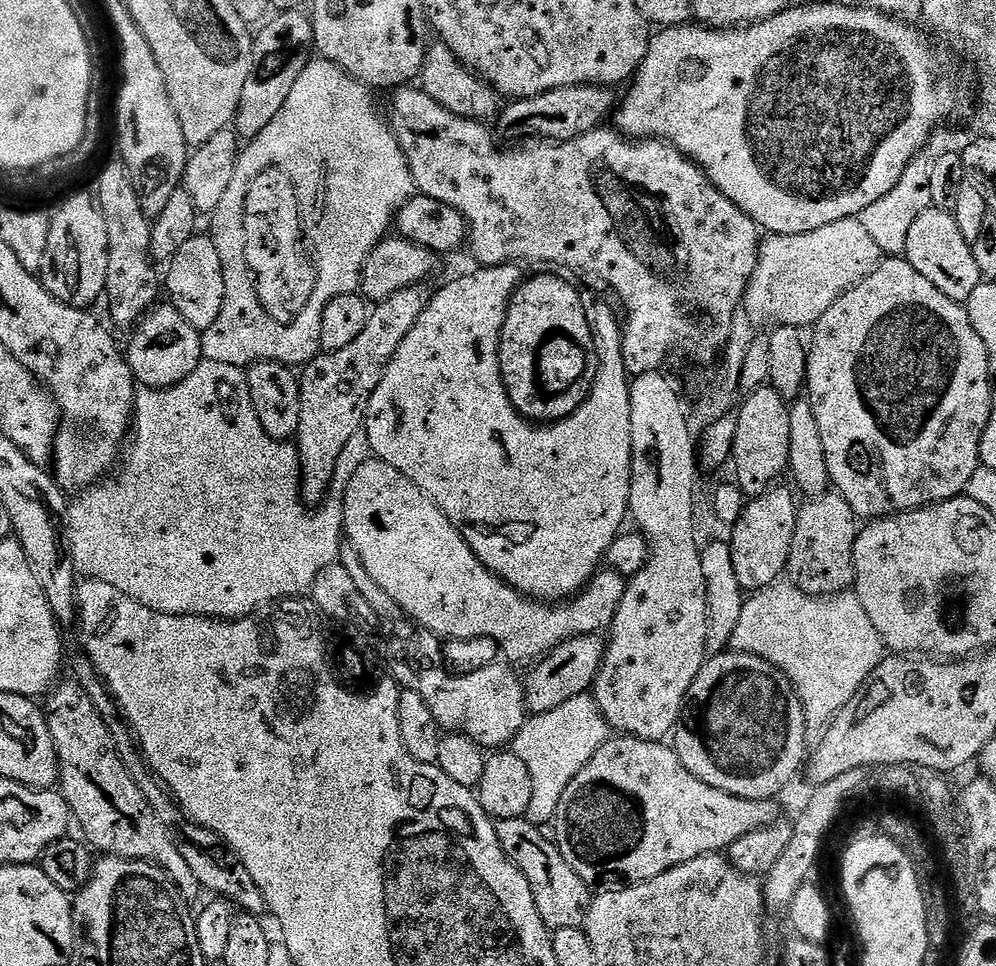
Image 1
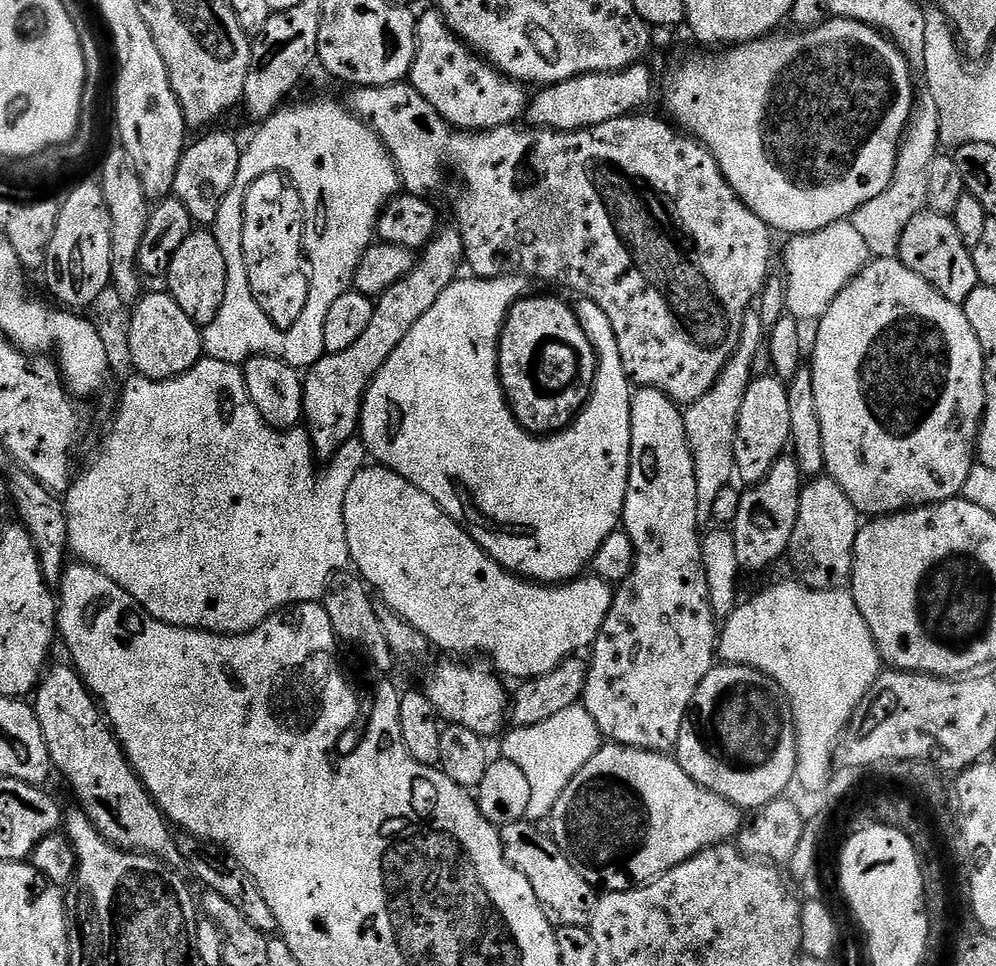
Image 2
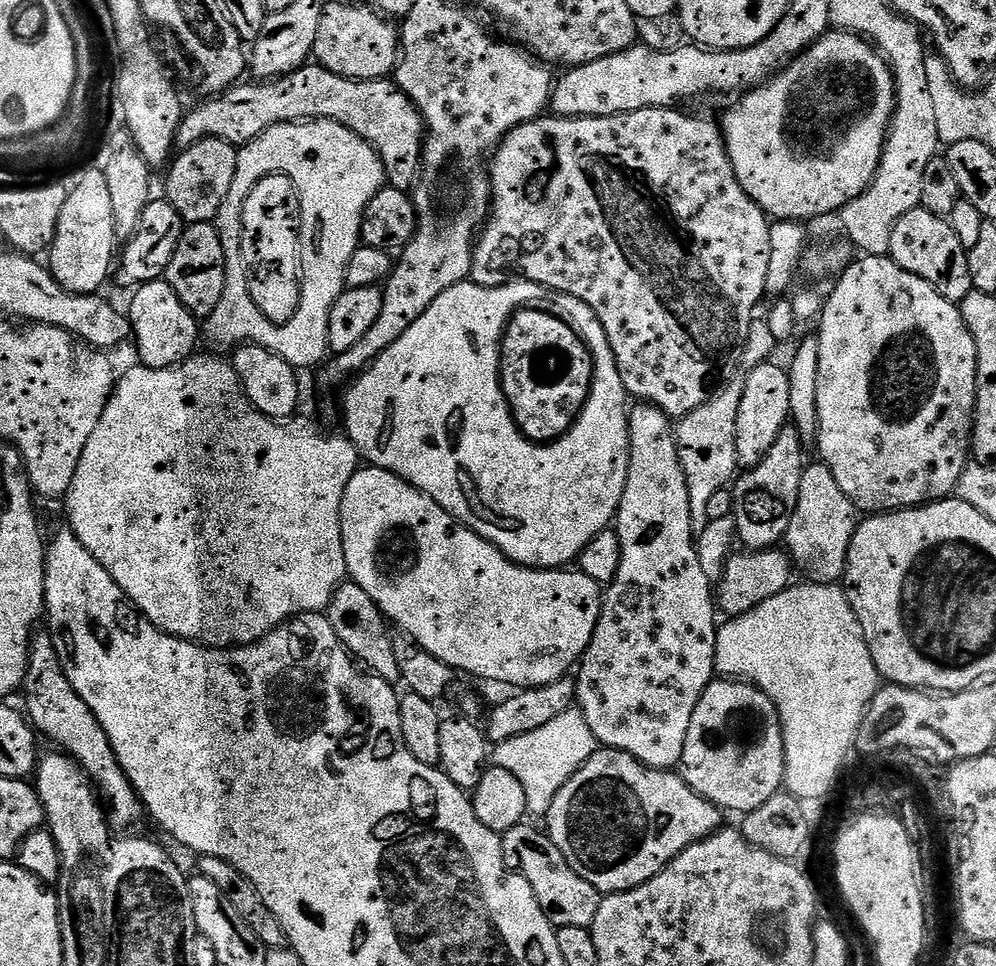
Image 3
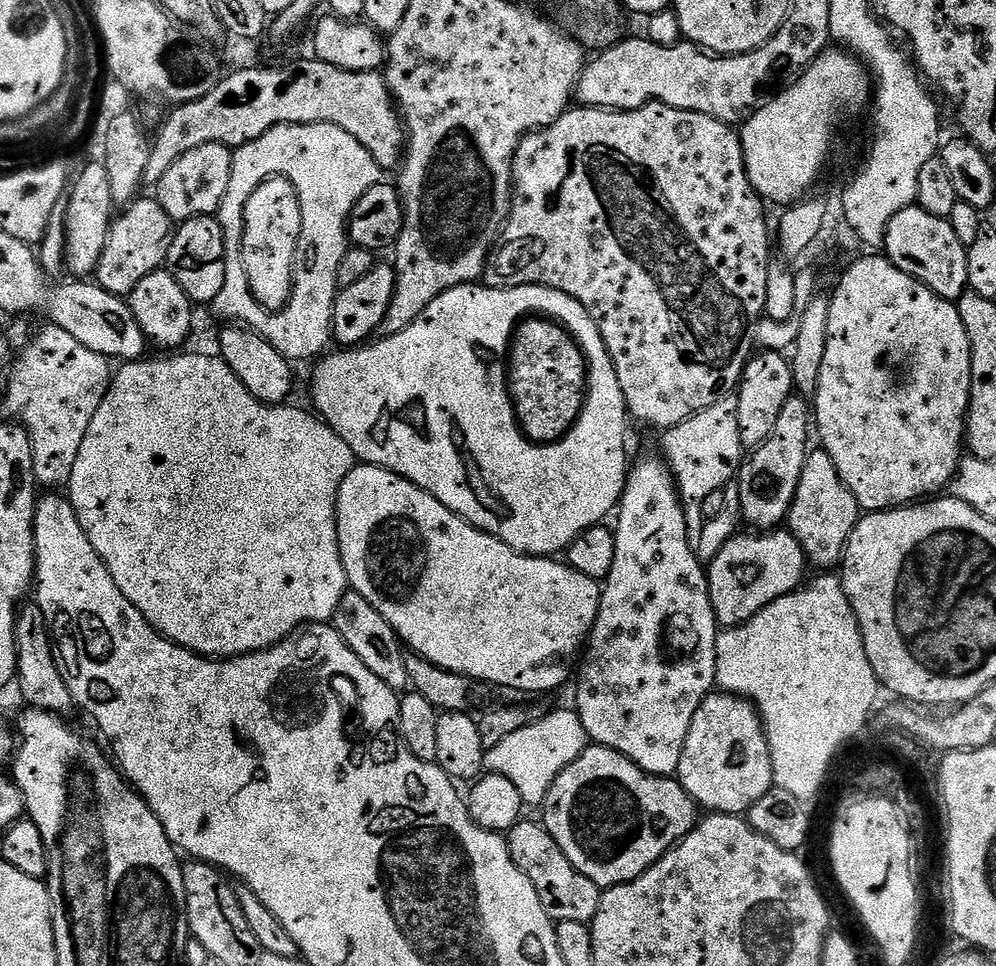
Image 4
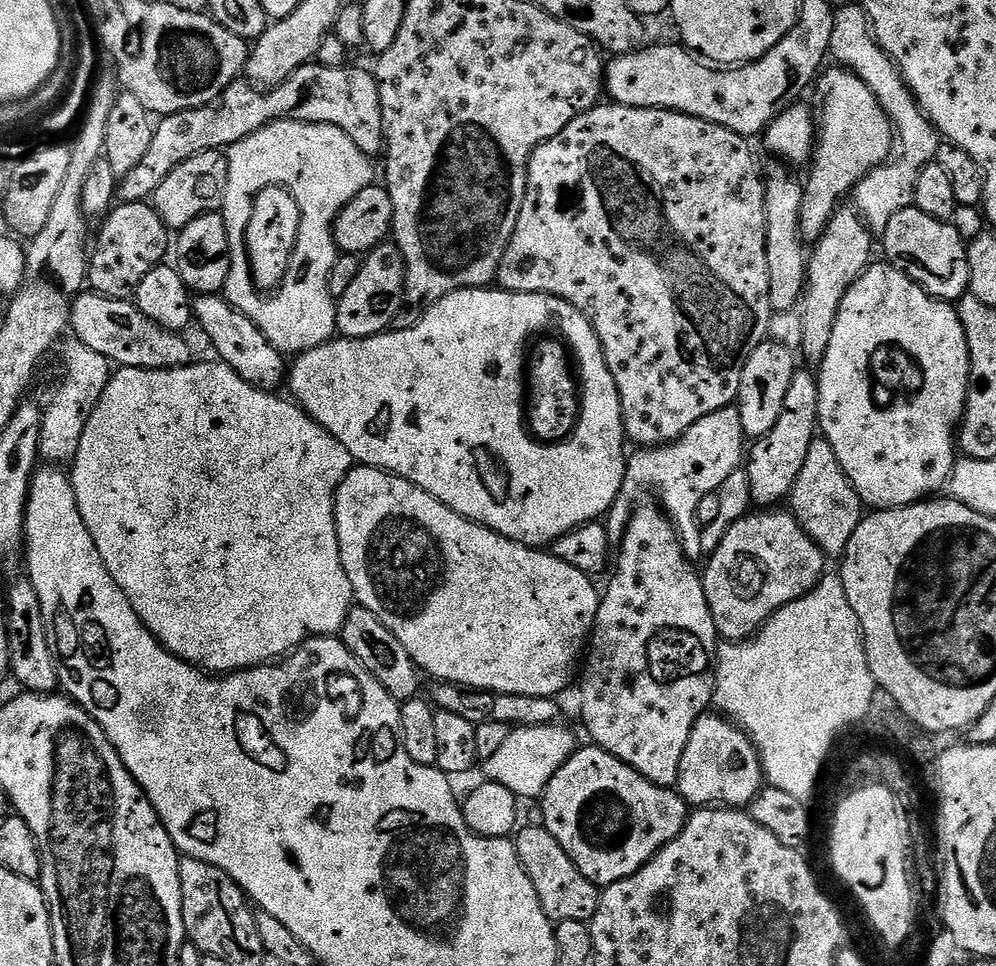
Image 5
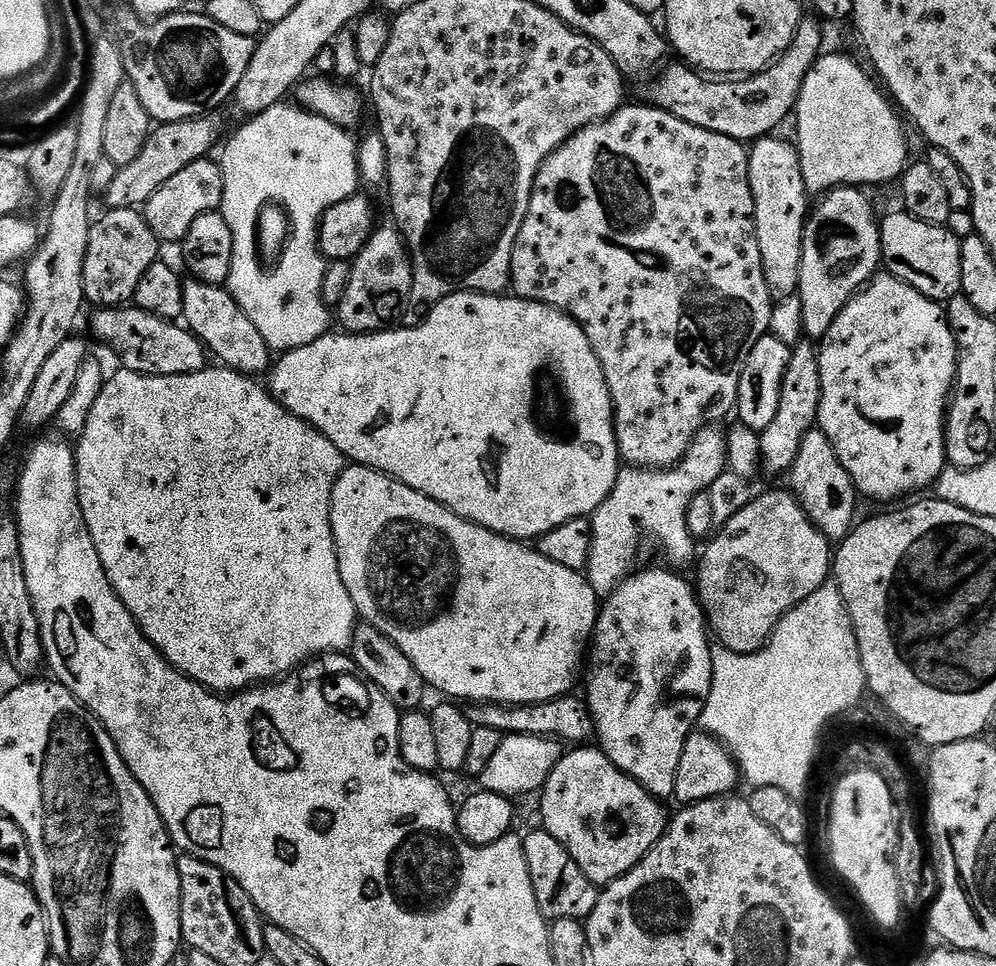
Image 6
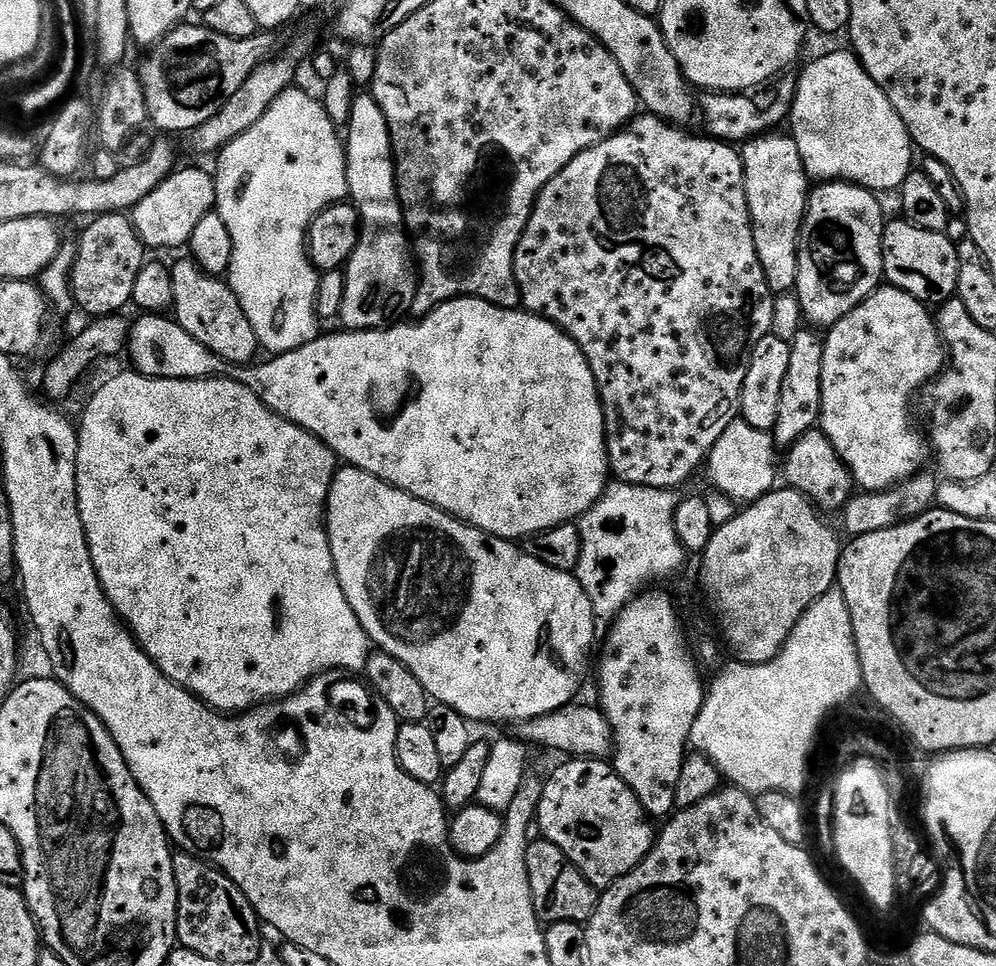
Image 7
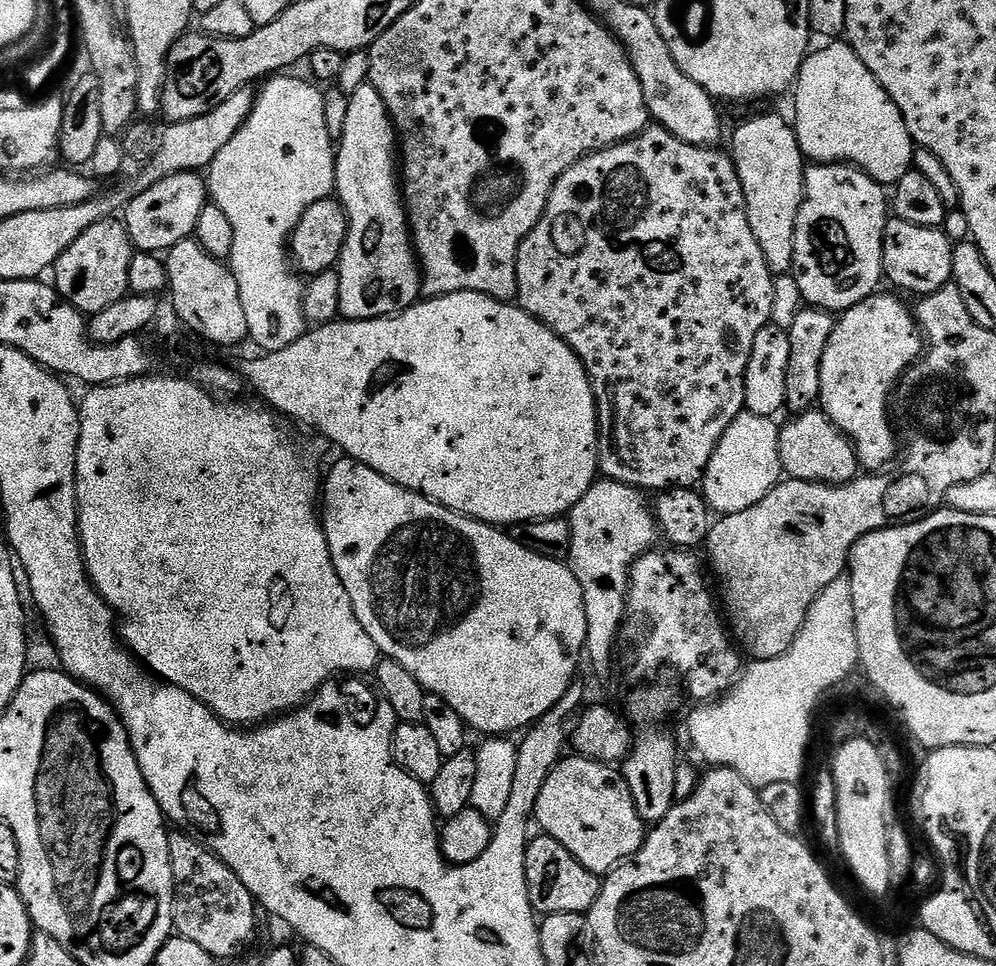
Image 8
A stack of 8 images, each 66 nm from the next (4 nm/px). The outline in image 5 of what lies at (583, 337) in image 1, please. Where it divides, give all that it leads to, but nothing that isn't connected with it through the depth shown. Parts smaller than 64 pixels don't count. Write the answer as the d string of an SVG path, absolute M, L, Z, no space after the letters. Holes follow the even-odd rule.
M542 338L533 345L528 356L526 388L529 433L540 443L561 443L571 437L579 420L580 397L570 354L563 341Z

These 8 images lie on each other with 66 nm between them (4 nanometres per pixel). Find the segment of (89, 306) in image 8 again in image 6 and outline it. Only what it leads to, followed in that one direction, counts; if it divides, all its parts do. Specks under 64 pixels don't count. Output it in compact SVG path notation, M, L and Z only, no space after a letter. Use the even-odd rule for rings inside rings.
M108 208L101 220L97 219L90 230L90 242L86 245L86 262L82 266L82 286L84 298L89 305L97 309L124 306L135 297L138 282L142 282L142 274L150 270L160 259L162 242L150 230L143 211L138 208Z

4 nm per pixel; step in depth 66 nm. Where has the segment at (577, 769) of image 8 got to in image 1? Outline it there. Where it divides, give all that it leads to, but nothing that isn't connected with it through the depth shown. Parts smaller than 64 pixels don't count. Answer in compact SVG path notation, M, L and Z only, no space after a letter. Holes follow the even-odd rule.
M617 735L615 738L608 739L600 747L598 754L594 754L594 758L590 758L587 766L572 779L570 786L566 786L566 794L562 794L562 802L556 811L554 839L560 848L562 858L566 858L566 862L570 862L574 874L578 874L578 878L582 878L582 882L586 882L589 889L615 890L638 886L642 882L650 882L650 878L658 878L658 874L666 874L666 870L670 870L674 866L682 866L682 862L690 862L694 858L704 856L707 852L723 853L731 844L738 842L738 838L742 838L742 834L762 830L781 819L780 808L776 805L775 799L742 798L718 790L714 786L702 782L702 778L694 778L694 774L690 774L690 770L686 770L686 766L682 766L682 758L678 758L675 747L668 745L667 748L666 745L667 743L658 740L639 740L637 736Z

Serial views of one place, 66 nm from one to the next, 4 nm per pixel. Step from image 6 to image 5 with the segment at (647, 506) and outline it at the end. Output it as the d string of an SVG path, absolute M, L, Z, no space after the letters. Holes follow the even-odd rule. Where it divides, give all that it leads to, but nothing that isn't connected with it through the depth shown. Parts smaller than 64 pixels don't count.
M733 406L714 410L714 414L706 414L706 418L698 418L690 430L686 430L671 444L654 448L641 447L633 456L631 453L626 460L620 497L612 503L612 510L606 516L609 539L612 542L624 539L624 529L628 526L638 500L636 495L643 488L653 488L660 495L658 500L668 513L668 519L676 527L684 555L693 562L699 561L698 558L701 559L705 553L702 550L702 525L698 520L698 506L702 498L717 495L722 482L726 482L730 474L741 471L746 460L744 443L746 437L742 430L740 409Z

